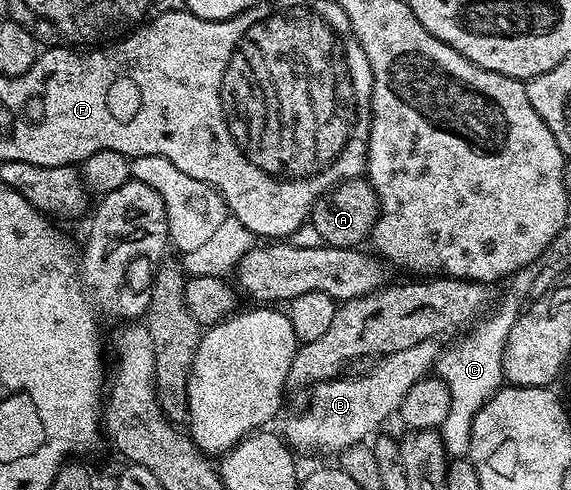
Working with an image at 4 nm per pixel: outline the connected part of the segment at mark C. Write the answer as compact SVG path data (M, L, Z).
M544 260L532 261L527 267L508 278L504 286L505 298L501 306L458 345L444 350L437 358L435 366L436 376L445 382L447 391L451 395L451 411L447 411L447 419L439 427L439 435L445 444L445 452L450 458L468 457L471 447L471 423L475 423L475 415L489 401L490 397L503 385L503 347L511 327L520 319L522 310L526 308L531 297L531 283L535 283L539 271L546 267Z

